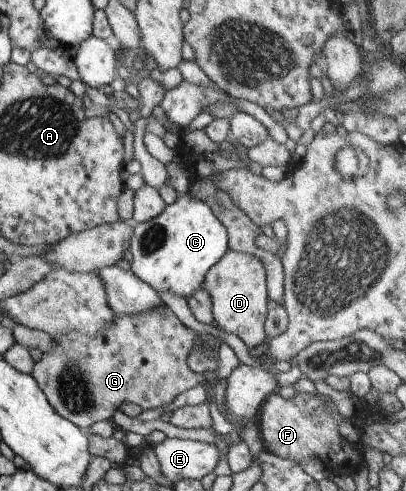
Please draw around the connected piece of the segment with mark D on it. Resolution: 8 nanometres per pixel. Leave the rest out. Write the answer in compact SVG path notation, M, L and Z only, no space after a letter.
M228 248L208 269L202 286L210 296L213 322L219 329L237 335L248 350L265 339L263 323L269 299L265 284L265 267L257 257Z

